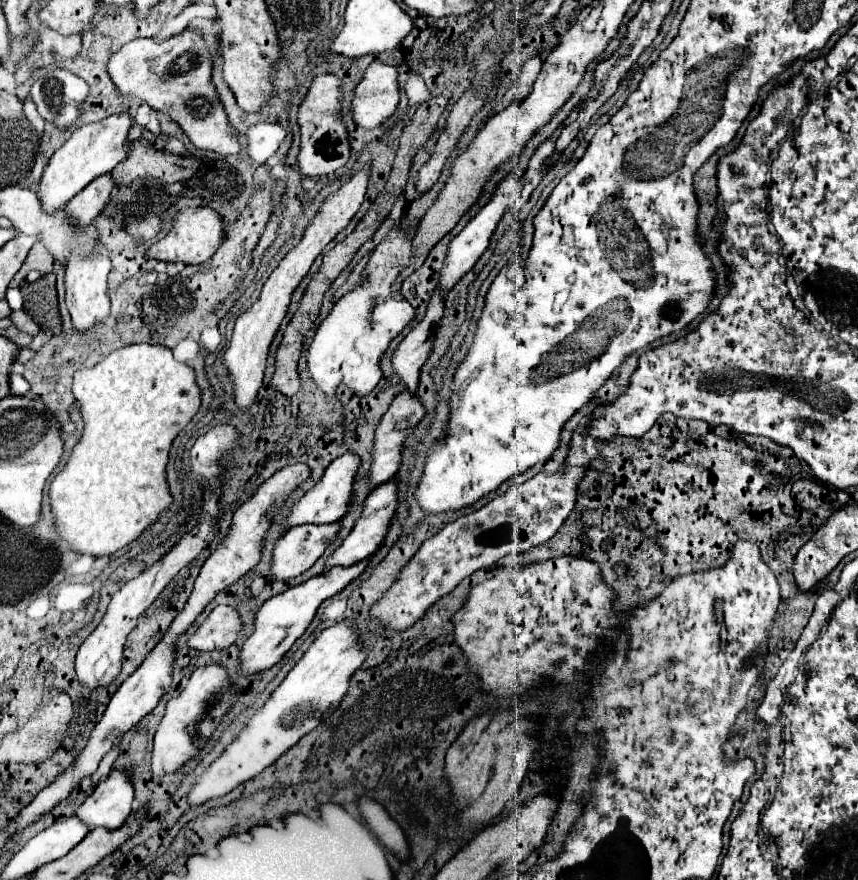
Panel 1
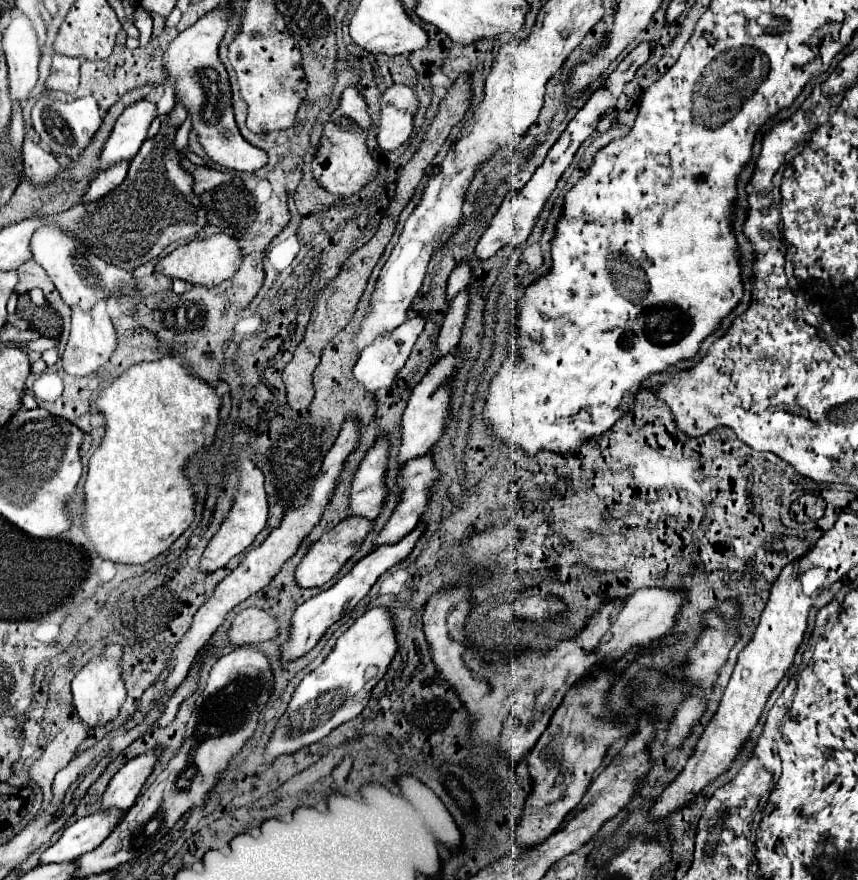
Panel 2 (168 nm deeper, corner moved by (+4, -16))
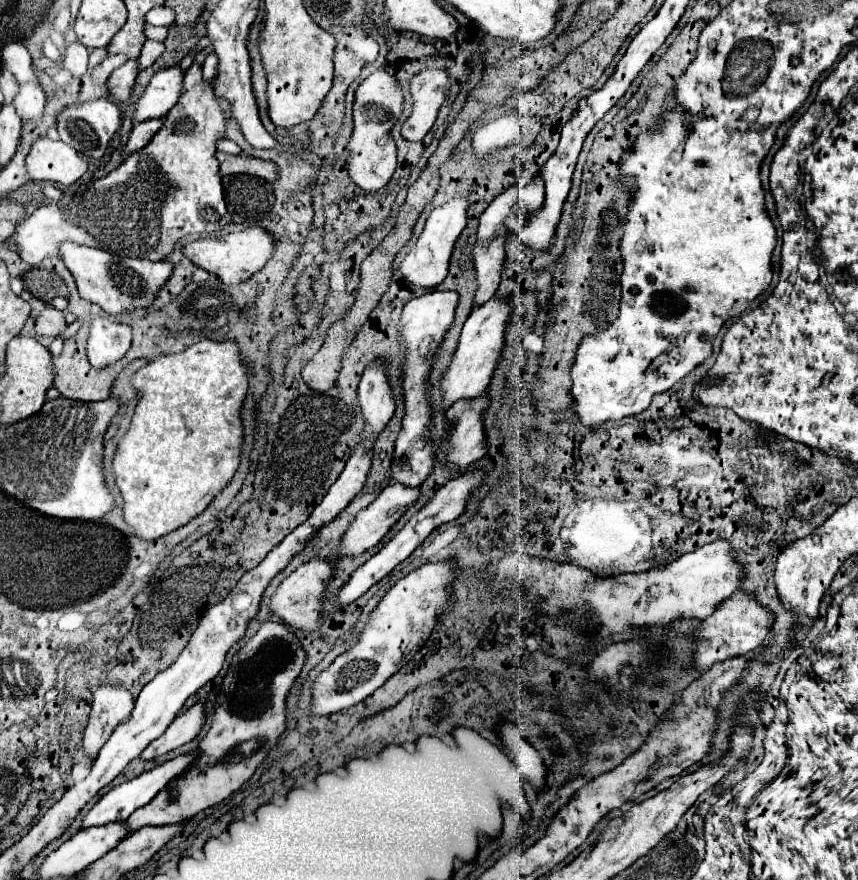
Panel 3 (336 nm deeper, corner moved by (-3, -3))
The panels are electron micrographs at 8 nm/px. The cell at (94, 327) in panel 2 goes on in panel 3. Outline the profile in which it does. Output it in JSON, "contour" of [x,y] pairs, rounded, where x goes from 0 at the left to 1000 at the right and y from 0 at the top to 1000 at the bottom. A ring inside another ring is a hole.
{"contour":[[[112,358],[105,363],[103,410],[112,419],[121,419],[140,410],[152,397],[154,378],[145,367],[133,367],[128,360]]]}

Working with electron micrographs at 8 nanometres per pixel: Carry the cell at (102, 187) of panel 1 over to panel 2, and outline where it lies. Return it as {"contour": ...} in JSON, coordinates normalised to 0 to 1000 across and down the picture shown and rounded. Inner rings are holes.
{"contour":[[[136,186],[132,191],[125,191],[122,195],[118,195],[108,207],[106,211],[101,214],[101,218],[97,220],[94,230],[101,232],[101,230],[113,230],[118,223],[127,220],[132,214],[136,214],[148,200],[148,189],[146,186]]]}

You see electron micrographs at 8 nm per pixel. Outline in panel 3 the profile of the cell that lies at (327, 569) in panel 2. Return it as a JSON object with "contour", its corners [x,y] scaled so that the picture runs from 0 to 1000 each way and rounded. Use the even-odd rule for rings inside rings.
{"contour":[[[457,549],[452,551],[443,563],[441,567],[429,574],[424,581],[417,583],[415,592],[408,597],[408,601],[403,603],[401,613],[399,613],[399,619],[396,624],[392,624],[392,631],[394,633],[401,633],[401,631],[420,631],[424,628],[427,624],[436,622],[438,617],[443,617],[443,613],[459,599],[459,594],[476,581],[476,576],[480,576],[490,565],[490,553],[471,553],[466,549]]]}

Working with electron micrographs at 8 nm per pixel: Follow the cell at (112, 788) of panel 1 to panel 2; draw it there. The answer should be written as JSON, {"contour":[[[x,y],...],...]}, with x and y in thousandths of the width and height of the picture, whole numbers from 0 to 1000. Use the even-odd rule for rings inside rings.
{"contour":[[[176,852],[171,857],[164,857],[164,859],[155,861],[155,864],[150,864],[129,884],[125,898],[120,900],[118,923],[127,923],[127,920],[148,923],[157,914],[167,889],[171,886],[171,882],[178,875],[181,864],[183,864],[183,852]]]}

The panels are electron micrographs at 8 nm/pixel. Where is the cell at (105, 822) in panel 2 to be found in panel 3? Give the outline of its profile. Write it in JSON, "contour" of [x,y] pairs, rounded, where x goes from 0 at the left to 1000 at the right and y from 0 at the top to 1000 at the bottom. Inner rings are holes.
{"contour":[[[224,853],[224,856],[217,856],[217,858],[207,858],[207,860],[203,860],[203,863],[193,865],[193,867],[189,867],[189,869],[184,869],[184,872],[179,872],[179,874],[175,874],[175,876],[168,876],[166,881],[161,881],[161,883],[156,883],[156,885],[152,885],[152,888],[138,892],[138,894],[133,894],[133,897],[126,899],[126,901],[107,917],[107,922],[98,928],[98,942],[100,942],[100,940],[110,940],[110,938],[131,935],[131,933],[135,933],[135,931],[149,931],[149,926],[154,926],[154,922],[159,922],[159,919],[168,917],[170,913],[175,913],[200,885],[210,883],[212,876],[221,872],[221,867],[228,867],[228,860],[231,860],[231,853]]]}

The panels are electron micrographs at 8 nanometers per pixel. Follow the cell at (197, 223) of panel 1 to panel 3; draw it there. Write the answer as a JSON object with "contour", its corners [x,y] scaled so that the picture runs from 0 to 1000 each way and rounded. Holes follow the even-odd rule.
{"contour":[[[291,258],[287,263],[275,263],[275,265],[266,265],[266,267],[256,267],[256,269],[224,274],[214,281],[214,288],[219,290],[219,294],[226,301],[256,315],[259,322],[280,324],[280,322],[289,319],[298,308],[303,308],[308,303],[308,299],[312,299],[319,283],[322,283],[322,274],[315,269],[312,263],[308,263],[305,258]]]}

